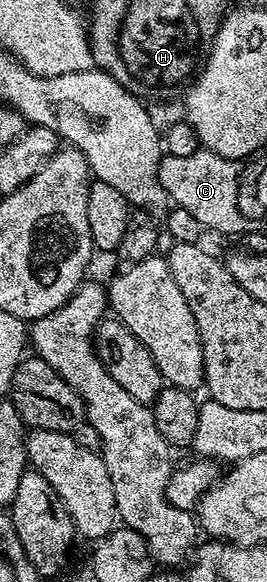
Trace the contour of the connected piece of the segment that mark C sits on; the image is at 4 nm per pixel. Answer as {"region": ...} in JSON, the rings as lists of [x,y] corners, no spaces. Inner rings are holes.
{"region":[[[199,148],[194,154],[181,158],[176,155],[163,155],[159,164],[159,184],[177,207],[189,210],[207,231],[212,229],[212,220],[216,220],[217,233],[220,220],[245,218],[238,210],[239,173],[240,168],[235,161],[222,158],[221,155],[214,154],[208,149]]]}

